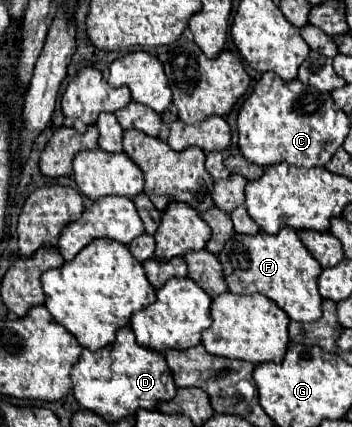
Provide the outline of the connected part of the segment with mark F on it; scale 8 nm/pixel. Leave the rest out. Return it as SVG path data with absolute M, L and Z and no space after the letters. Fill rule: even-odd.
M285 228L285 230L281 230L279 234L273 234L273 236L269 236L265 232L259 232L255 236L237 234L221 250L219 262L223 264L225 280L227 280L227 286L229 286L231 292L235 292L235 294L255 294L255 292L259 292L259 294L271 298L295 322L315 322L315 320L321 318L321 314L323 314L321 312L323 298L321 298L319 288L317 288L317 278L323 272L323 268L311 256L311 252L303 246L303 242L299 240L299 236L297 236L297 232L293 228Z

